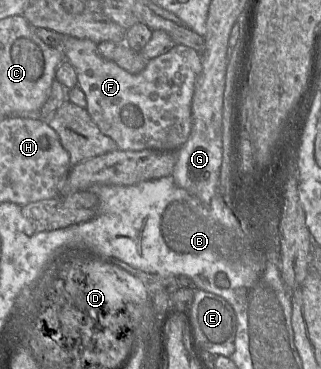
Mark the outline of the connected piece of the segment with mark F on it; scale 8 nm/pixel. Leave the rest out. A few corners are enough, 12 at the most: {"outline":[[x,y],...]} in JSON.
{"outline":[[63,36],[86,110],[120,150],[177,151],[201,55],[177,44],[131,74]]}

